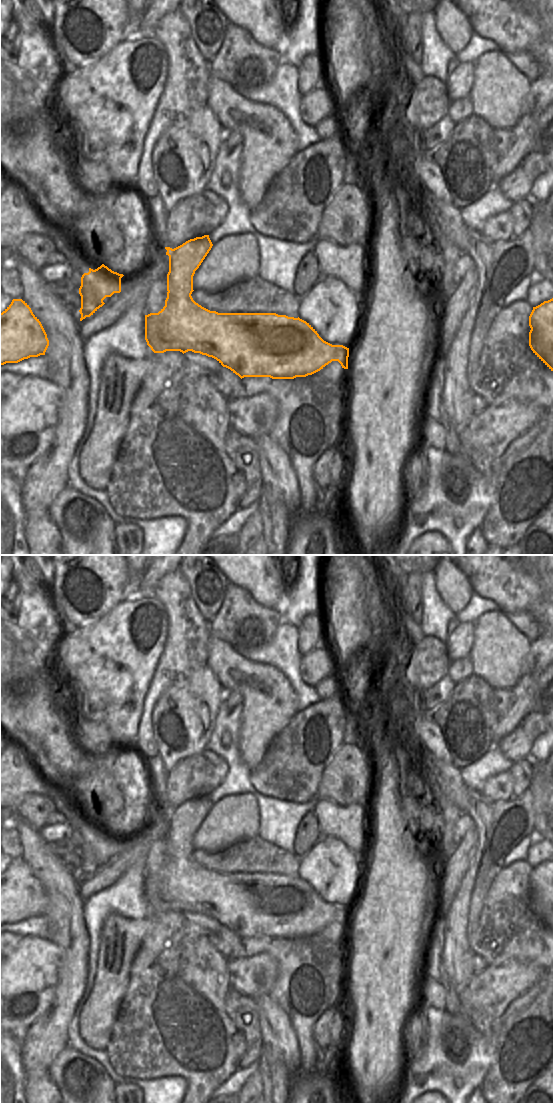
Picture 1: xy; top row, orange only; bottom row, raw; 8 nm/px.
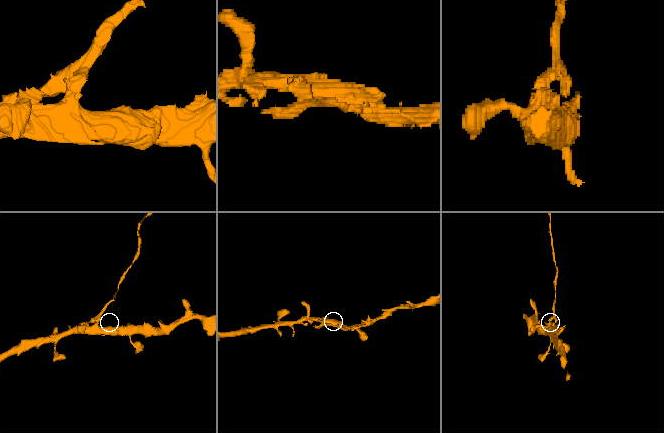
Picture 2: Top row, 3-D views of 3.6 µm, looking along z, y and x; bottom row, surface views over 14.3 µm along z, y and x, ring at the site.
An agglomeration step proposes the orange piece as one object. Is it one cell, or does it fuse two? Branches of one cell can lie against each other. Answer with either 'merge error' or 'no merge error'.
merge error

